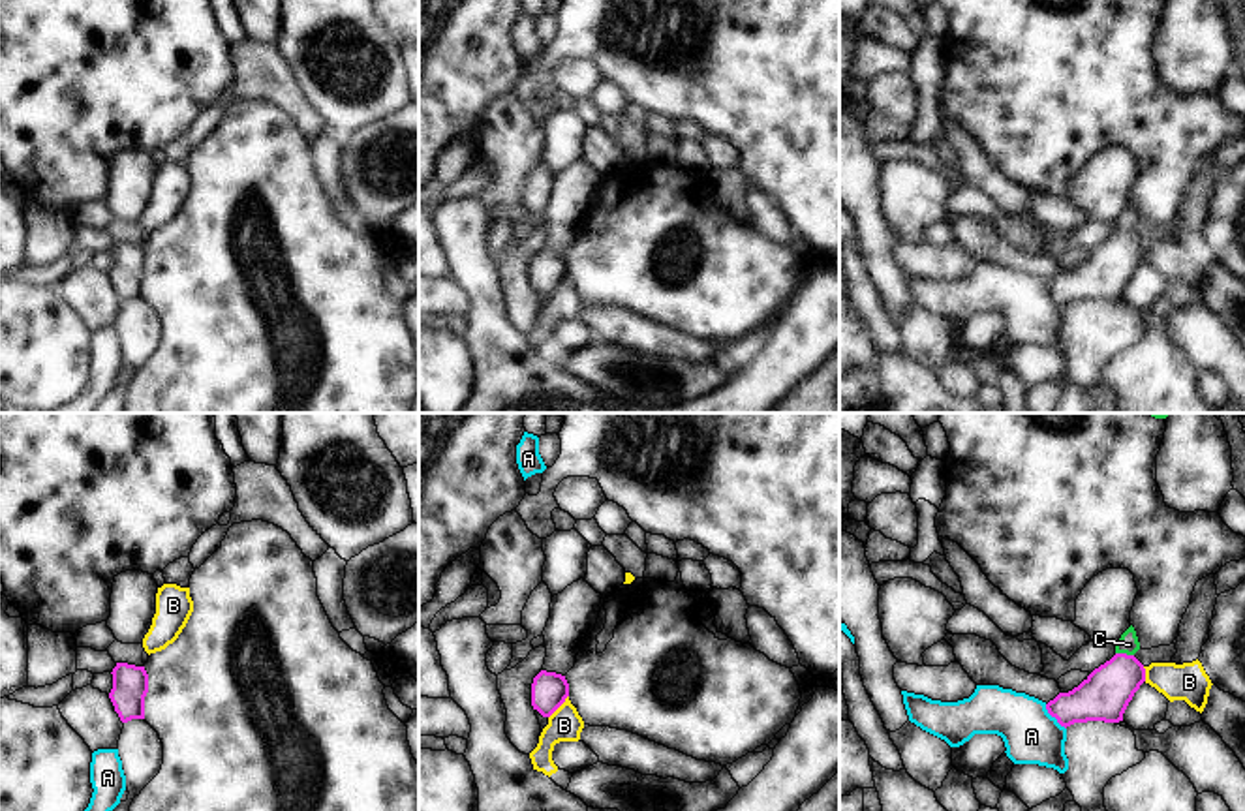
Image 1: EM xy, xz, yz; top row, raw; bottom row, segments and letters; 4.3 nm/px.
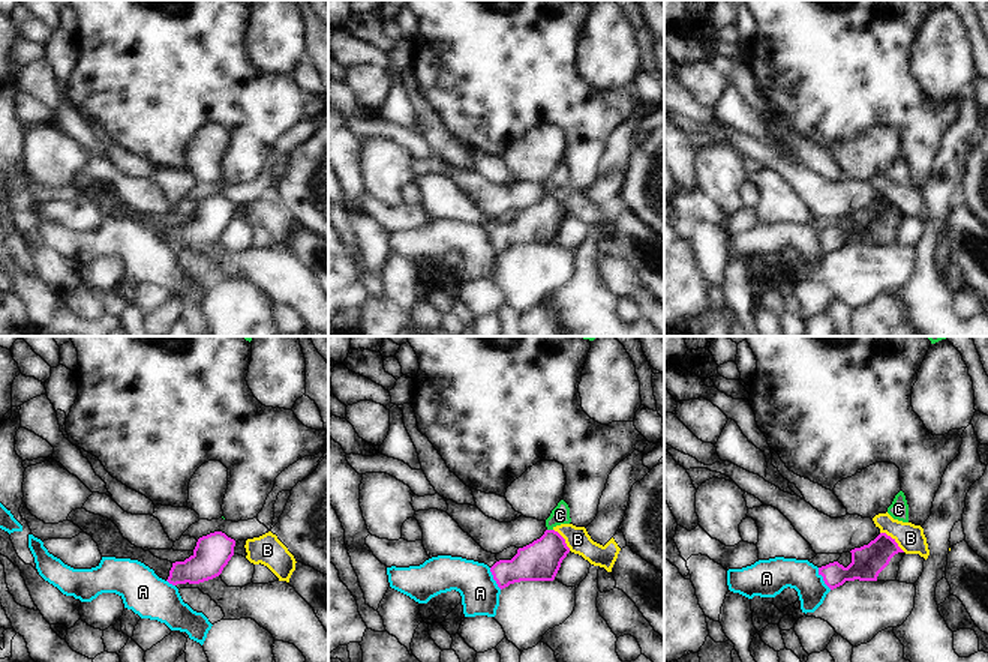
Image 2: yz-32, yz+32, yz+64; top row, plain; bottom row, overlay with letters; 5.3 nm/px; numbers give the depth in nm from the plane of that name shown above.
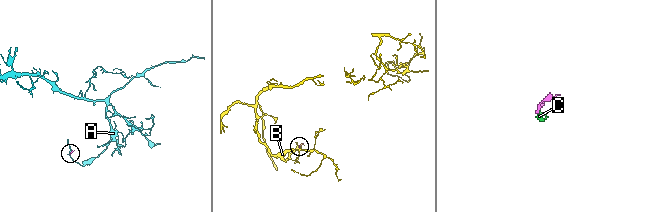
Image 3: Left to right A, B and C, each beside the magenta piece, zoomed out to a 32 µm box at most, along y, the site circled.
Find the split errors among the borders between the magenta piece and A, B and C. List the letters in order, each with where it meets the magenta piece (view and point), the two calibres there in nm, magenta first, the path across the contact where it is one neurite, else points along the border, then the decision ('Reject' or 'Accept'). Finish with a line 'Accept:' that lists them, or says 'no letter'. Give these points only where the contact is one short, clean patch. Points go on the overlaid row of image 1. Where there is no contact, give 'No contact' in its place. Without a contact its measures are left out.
A: Touches magenta at yz (1054, 716). Thickness 220 nm (magenta) against 240 nm. Boundary: yz (1045, 704), (1065, 729). Reject
B: Touches magenta at xz (560, 704). Thickness 160 nm (magenta) against 140 nm. Boundary: xz (568, 695), (549, 718). Reject
C: Touches magenta at yz (1125, 654). Thickness 220 nm (magenta) against 90 nm. Path across: yz (1105, 695), (1123, 674), (1125, 654), (1129, 644). Accept
Accept: C.

